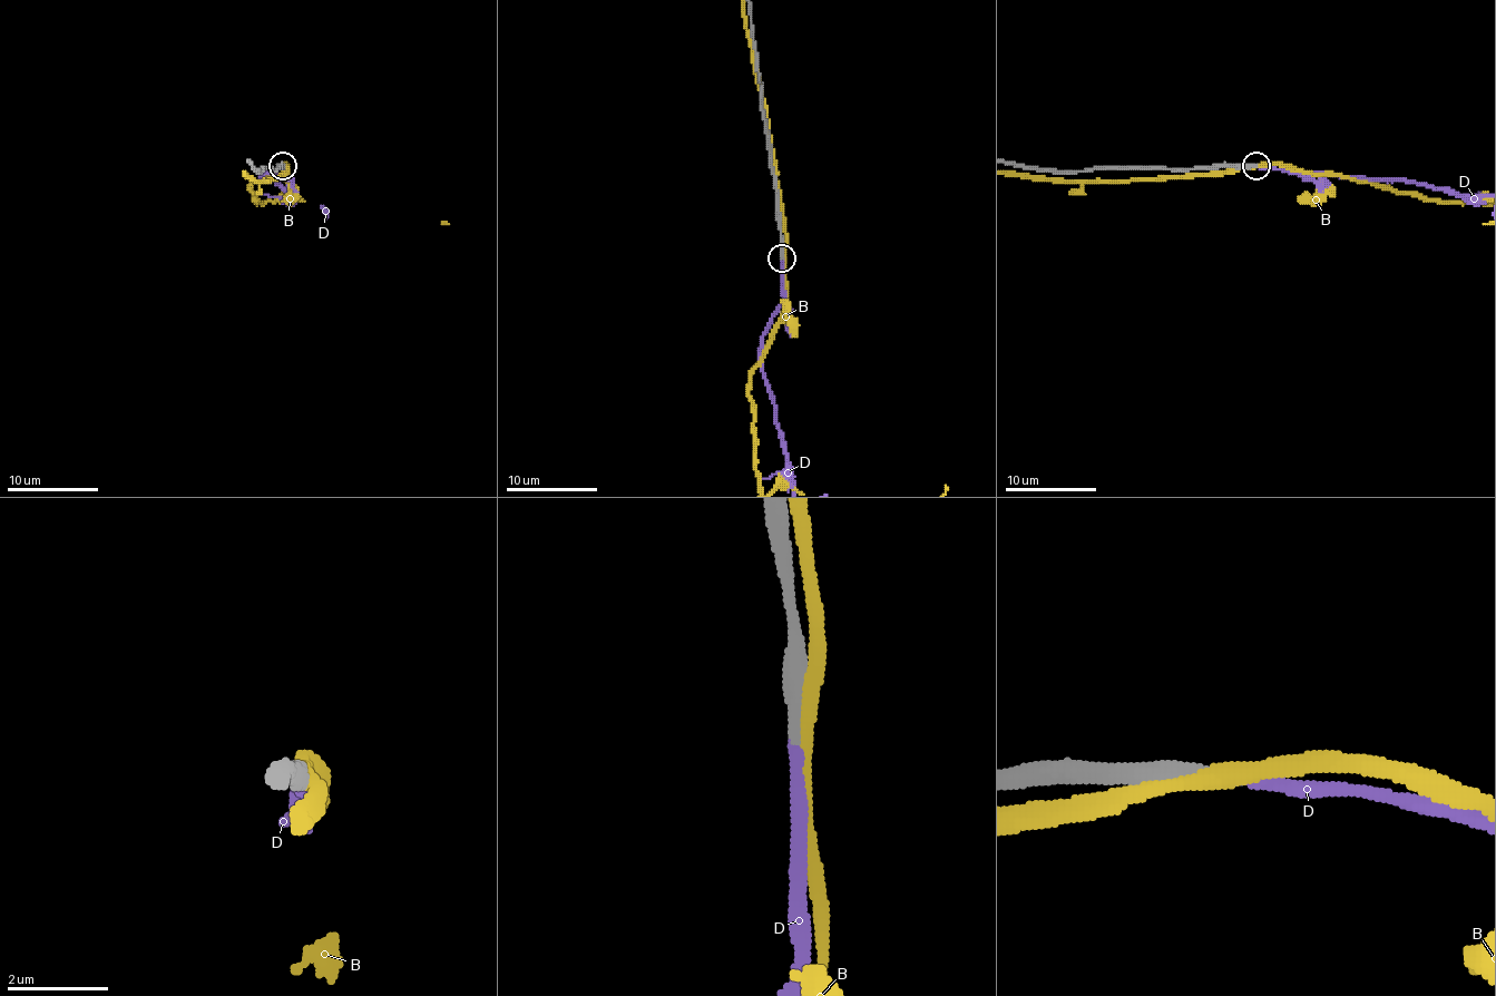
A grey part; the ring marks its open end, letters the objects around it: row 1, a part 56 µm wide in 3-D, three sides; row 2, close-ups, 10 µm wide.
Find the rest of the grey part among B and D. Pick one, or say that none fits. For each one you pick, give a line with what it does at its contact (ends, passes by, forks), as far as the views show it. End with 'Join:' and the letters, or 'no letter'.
D: It ends there
Join: D

